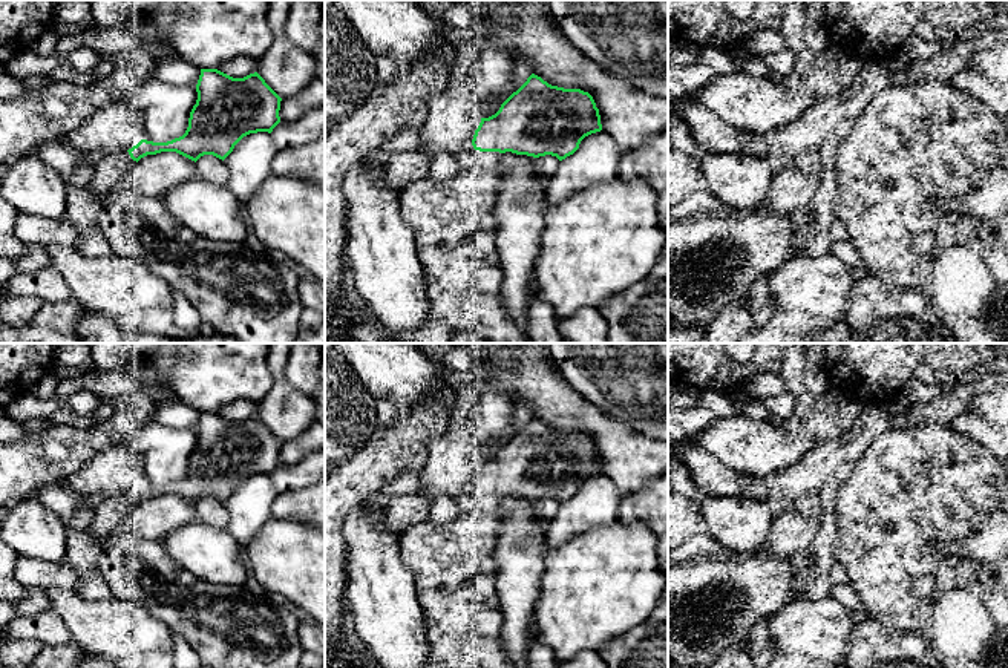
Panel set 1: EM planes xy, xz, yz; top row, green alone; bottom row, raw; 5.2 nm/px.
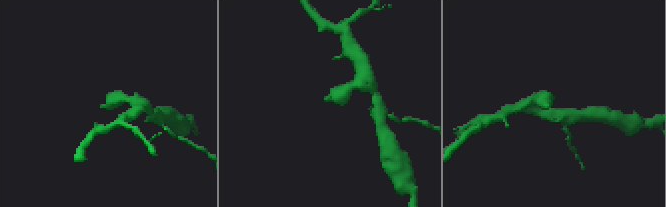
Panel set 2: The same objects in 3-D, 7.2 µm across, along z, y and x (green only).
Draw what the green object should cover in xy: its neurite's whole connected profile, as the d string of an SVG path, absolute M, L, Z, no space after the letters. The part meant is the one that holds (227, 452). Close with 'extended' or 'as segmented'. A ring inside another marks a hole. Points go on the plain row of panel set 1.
M201 412L198 443L185 476L167 486L141 483L127 495L104 498L93 510L87 530L104 542L112 530L130 515L130 506L147 498L176 495L191 504L204 498L225 503L247 478L271 476L280 466L282 441L257 417L233 421L218 412Z | extended

